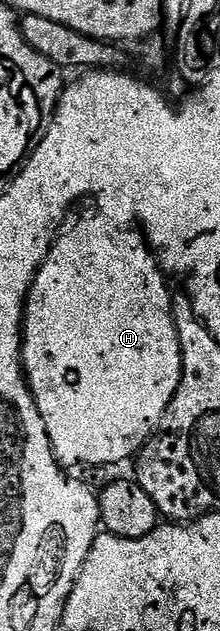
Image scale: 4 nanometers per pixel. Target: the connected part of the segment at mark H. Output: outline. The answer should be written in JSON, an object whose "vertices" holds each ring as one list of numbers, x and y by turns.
{"vertices":[[100,211,85,212,66,219,54,239,49,253,41,263,41,268,29,288,29,297,25,300,25,319,21,338,21,362,25,369,25,379,33,391,33,401,43,418,43,426,49,435,53,455,62,465,68,464,117,464,120,460,136,457,137,453,153,435,157,424,163,418,171,398,181,381,181,347,179,334,175,330,173,317,174,297,169,296,169,284,166,273,162,272,153,249,145,241,140,231,129,228,116,228,108,215]]}

